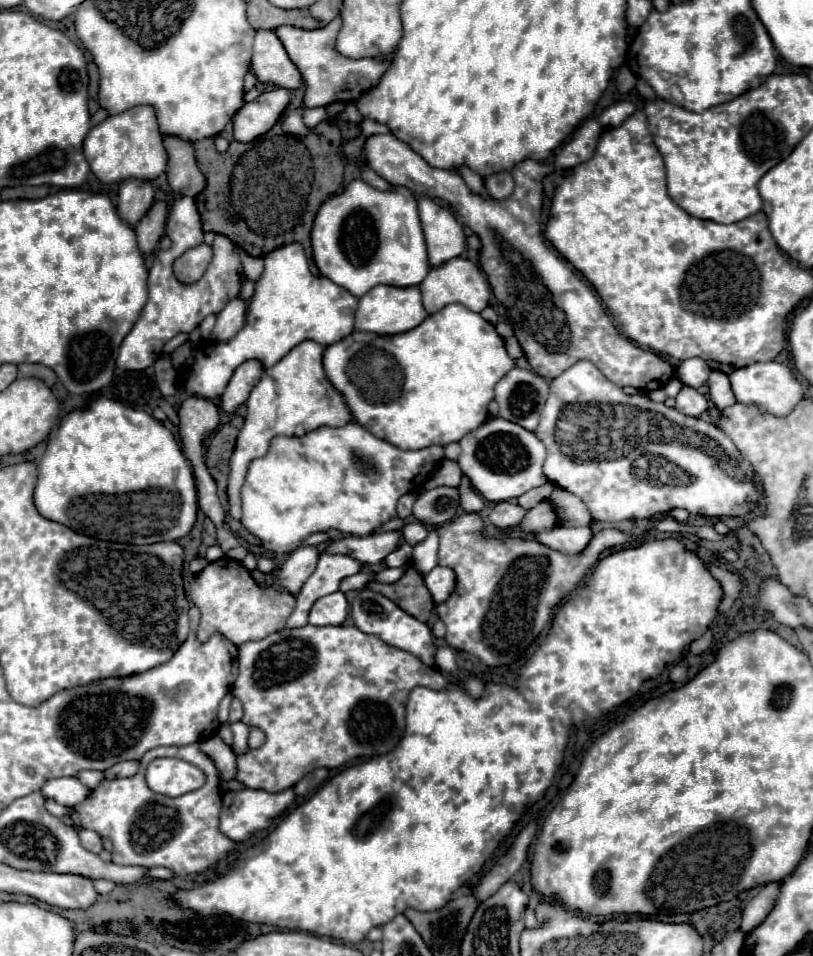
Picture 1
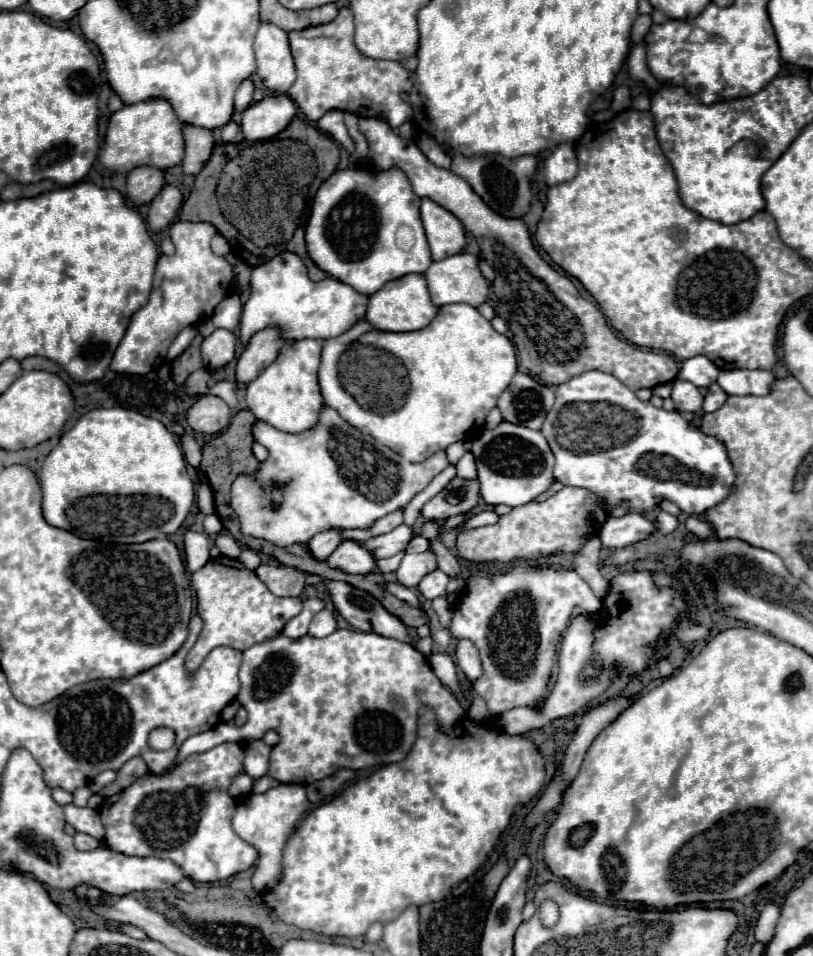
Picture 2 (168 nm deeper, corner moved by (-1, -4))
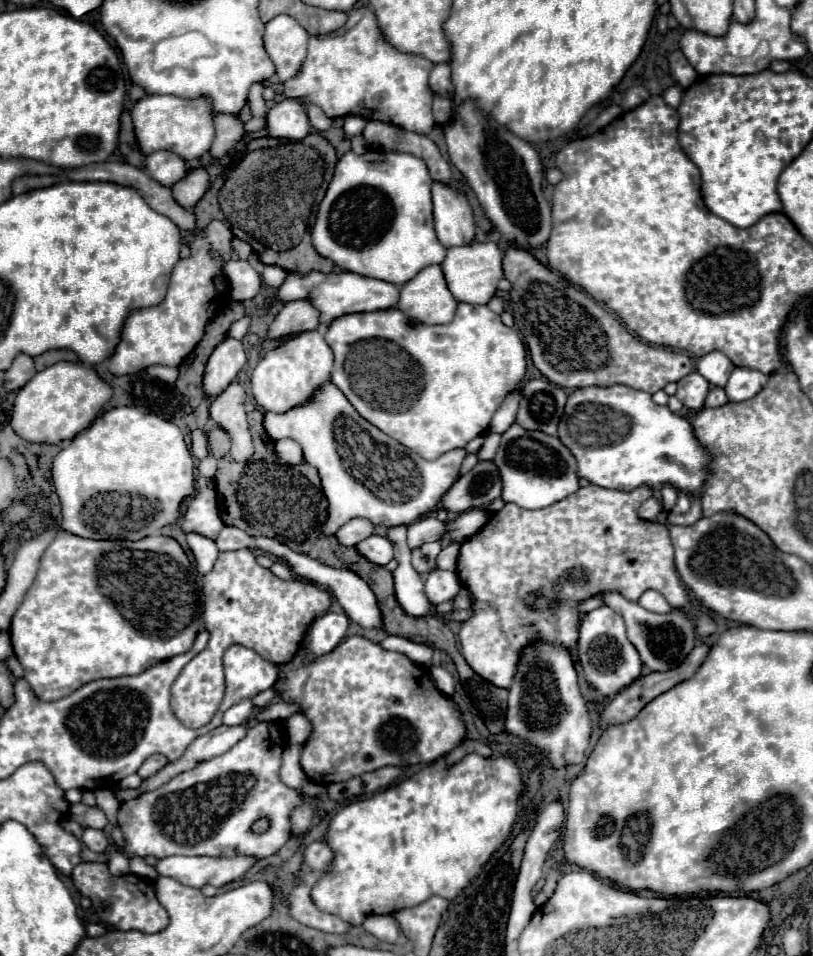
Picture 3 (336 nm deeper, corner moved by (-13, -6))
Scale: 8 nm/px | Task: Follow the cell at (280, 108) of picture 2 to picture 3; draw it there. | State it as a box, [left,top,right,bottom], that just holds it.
[266,100,310,140]

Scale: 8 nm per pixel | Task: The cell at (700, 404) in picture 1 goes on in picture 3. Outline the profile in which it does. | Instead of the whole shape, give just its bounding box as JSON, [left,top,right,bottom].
[678,372,710,410]

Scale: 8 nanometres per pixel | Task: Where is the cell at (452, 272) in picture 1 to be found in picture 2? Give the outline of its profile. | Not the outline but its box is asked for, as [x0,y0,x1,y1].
[424,252,488,306]

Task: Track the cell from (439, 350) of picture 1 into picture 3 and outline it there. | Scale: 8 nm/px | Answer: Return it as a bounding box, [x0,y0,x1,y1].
[324,304,526,460]

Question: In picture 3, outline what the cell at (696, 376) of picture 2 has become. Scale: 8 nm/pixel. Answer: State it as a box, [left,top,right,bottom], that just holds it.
[696,352,734,386]

